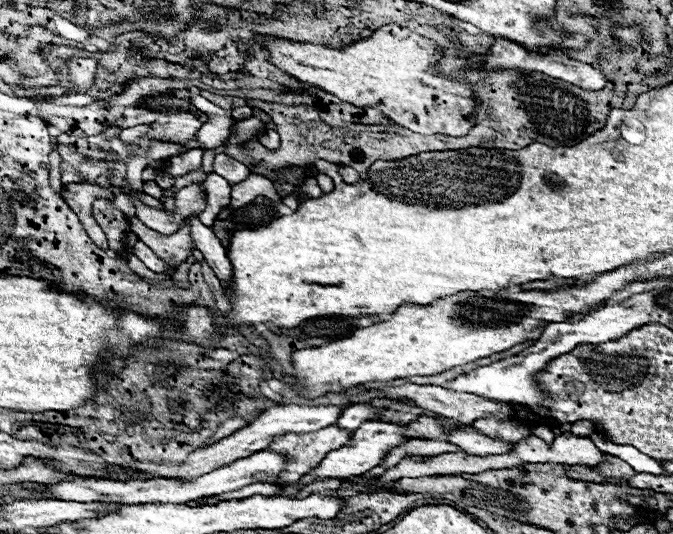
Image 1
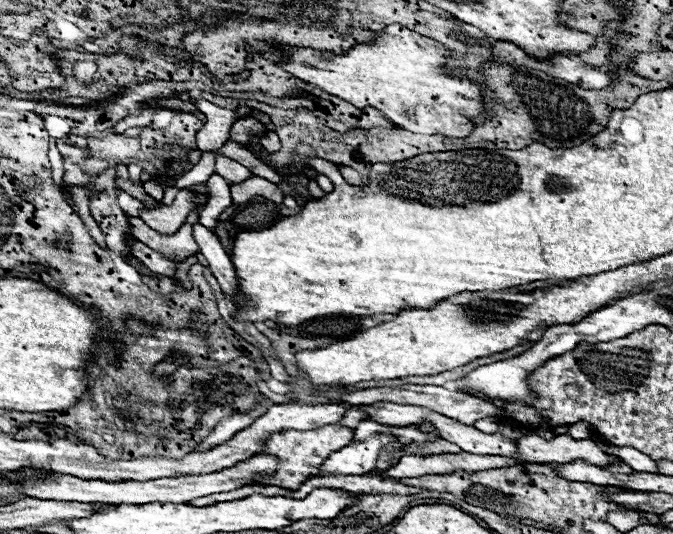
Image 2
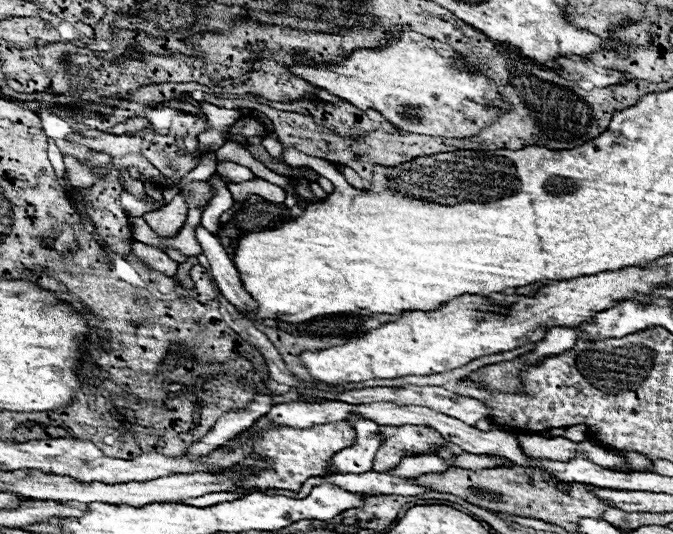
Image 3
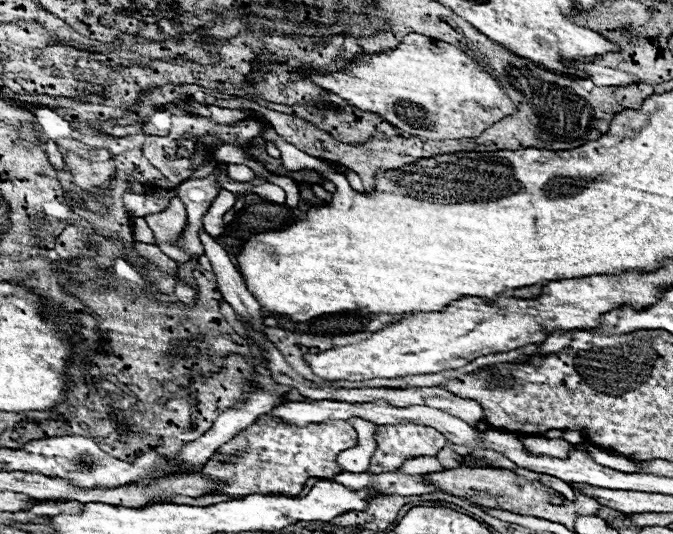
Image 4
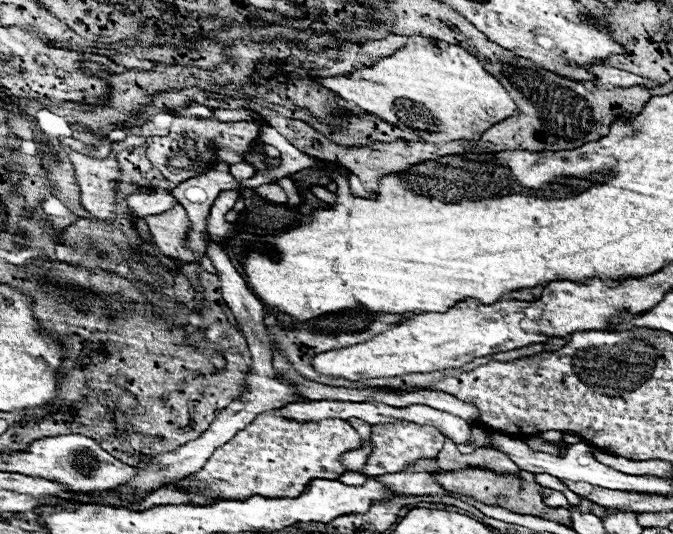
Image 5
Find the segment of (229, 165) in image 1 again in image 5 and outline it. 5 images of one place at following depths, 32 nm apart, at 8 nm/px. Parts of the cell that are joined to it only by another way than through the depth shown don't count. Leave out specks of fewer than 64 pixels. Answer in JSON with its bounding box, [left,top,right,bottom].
[230,162,256,180]

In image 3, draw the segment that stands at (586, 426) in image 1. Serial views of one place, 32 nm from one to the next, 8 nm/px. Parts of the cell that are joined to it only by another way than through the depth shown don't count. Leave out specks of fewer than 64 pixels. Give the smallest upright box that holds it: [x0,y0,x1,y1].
[564,425,589,442]

